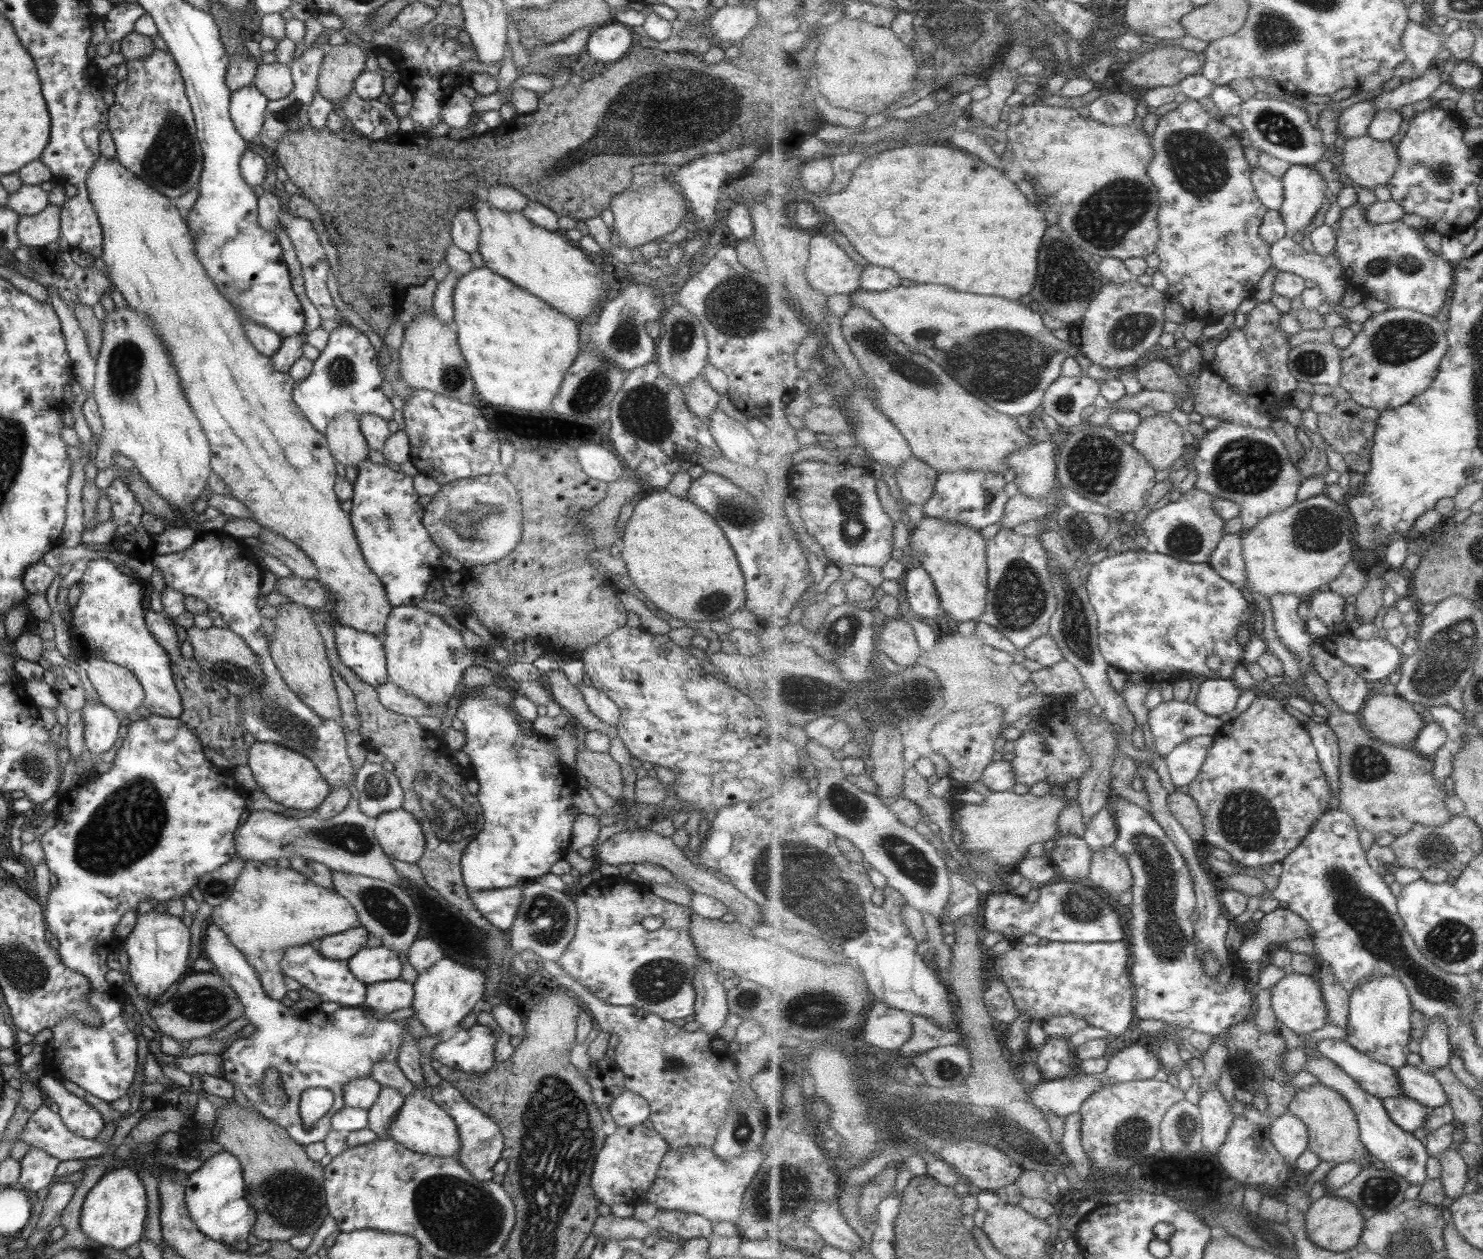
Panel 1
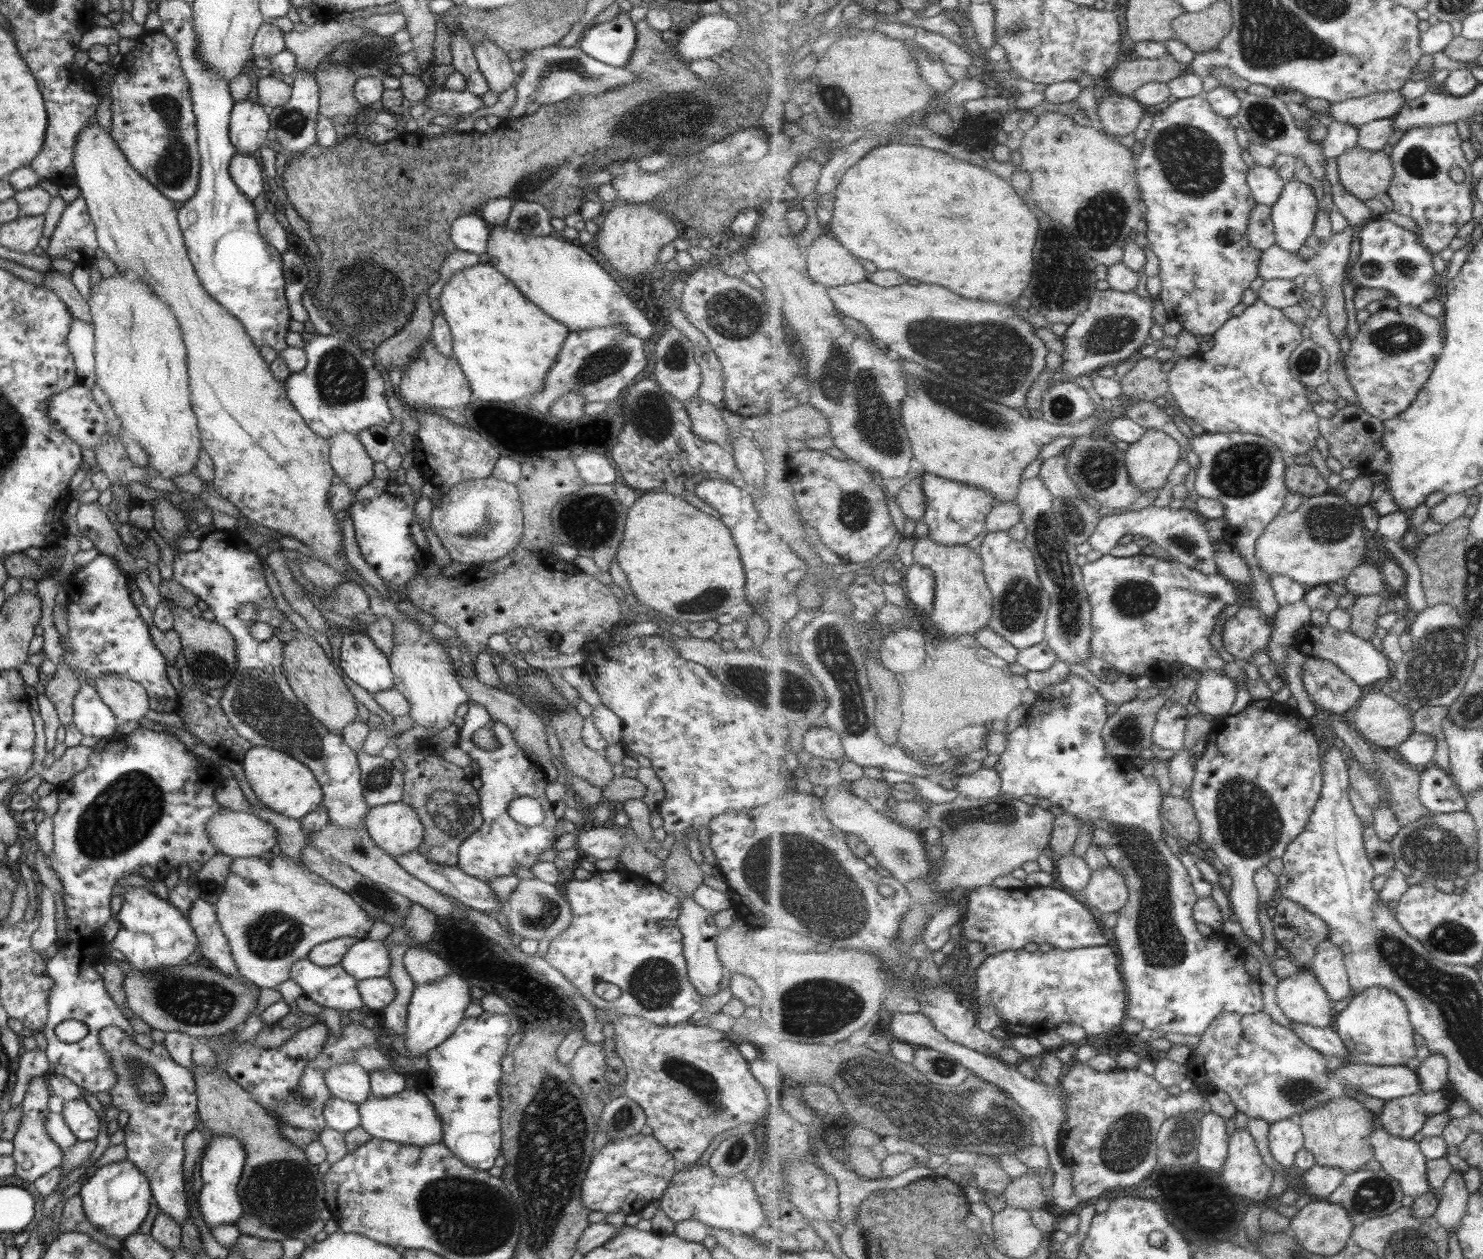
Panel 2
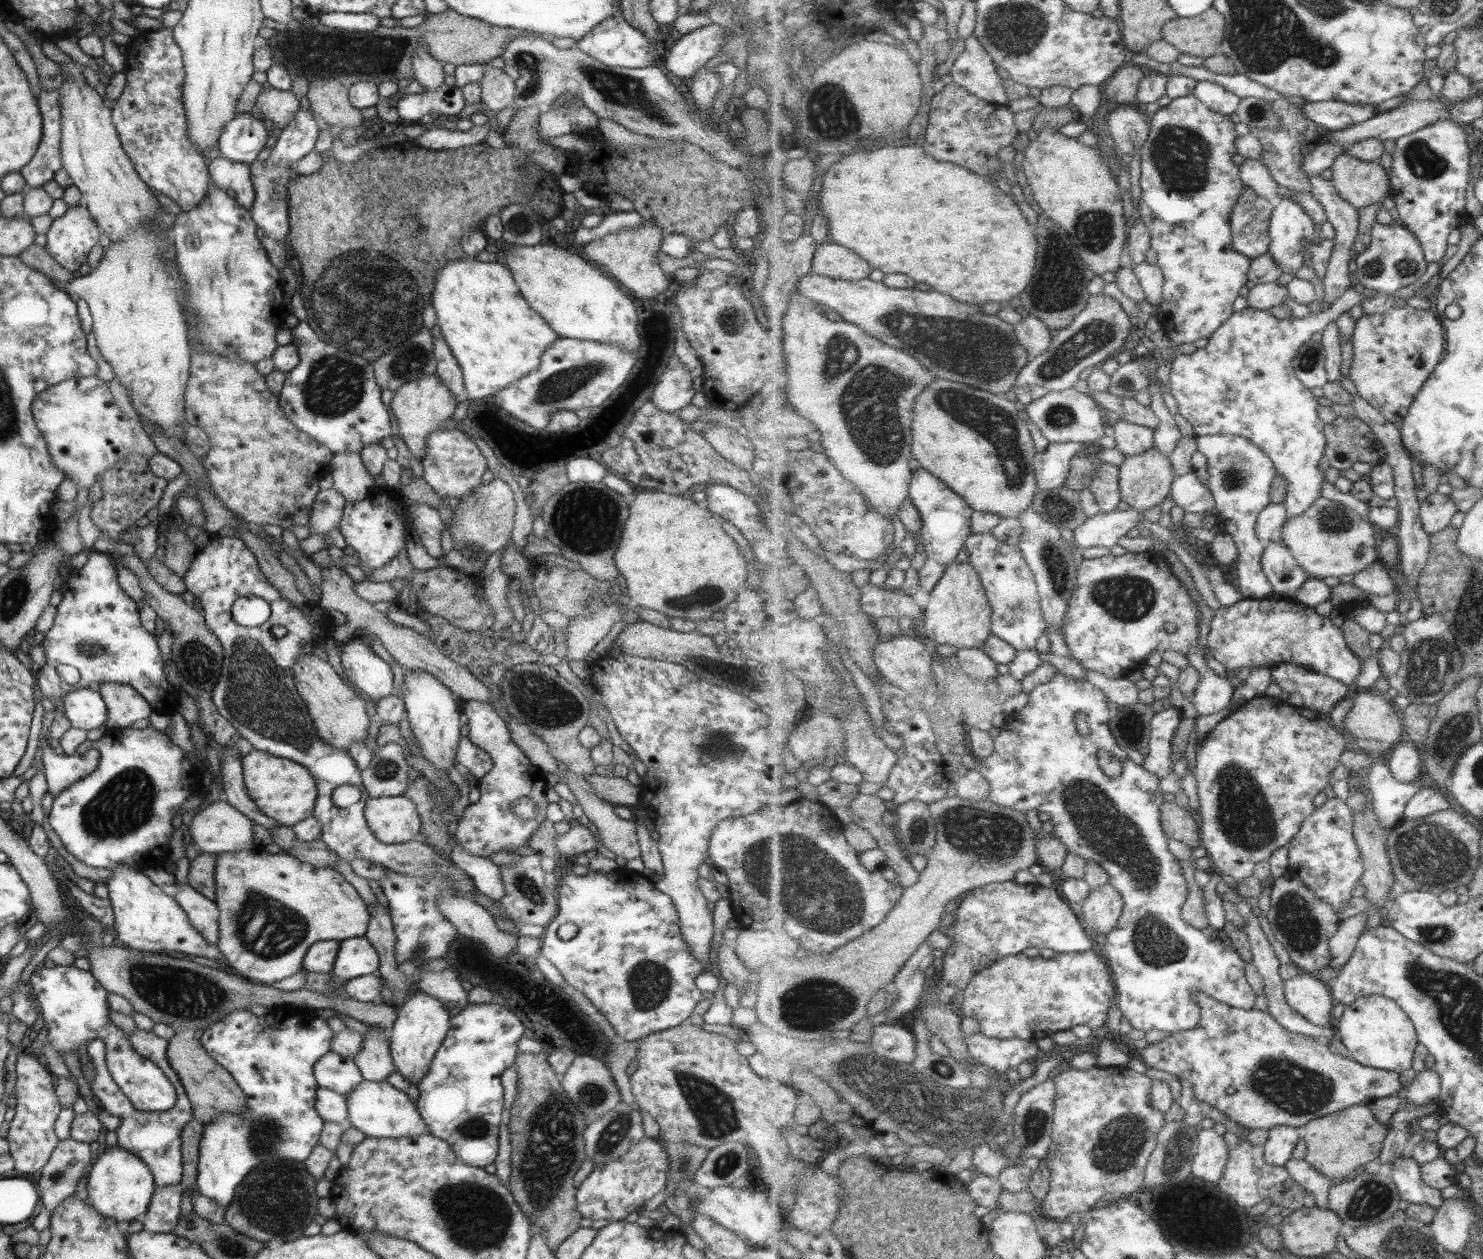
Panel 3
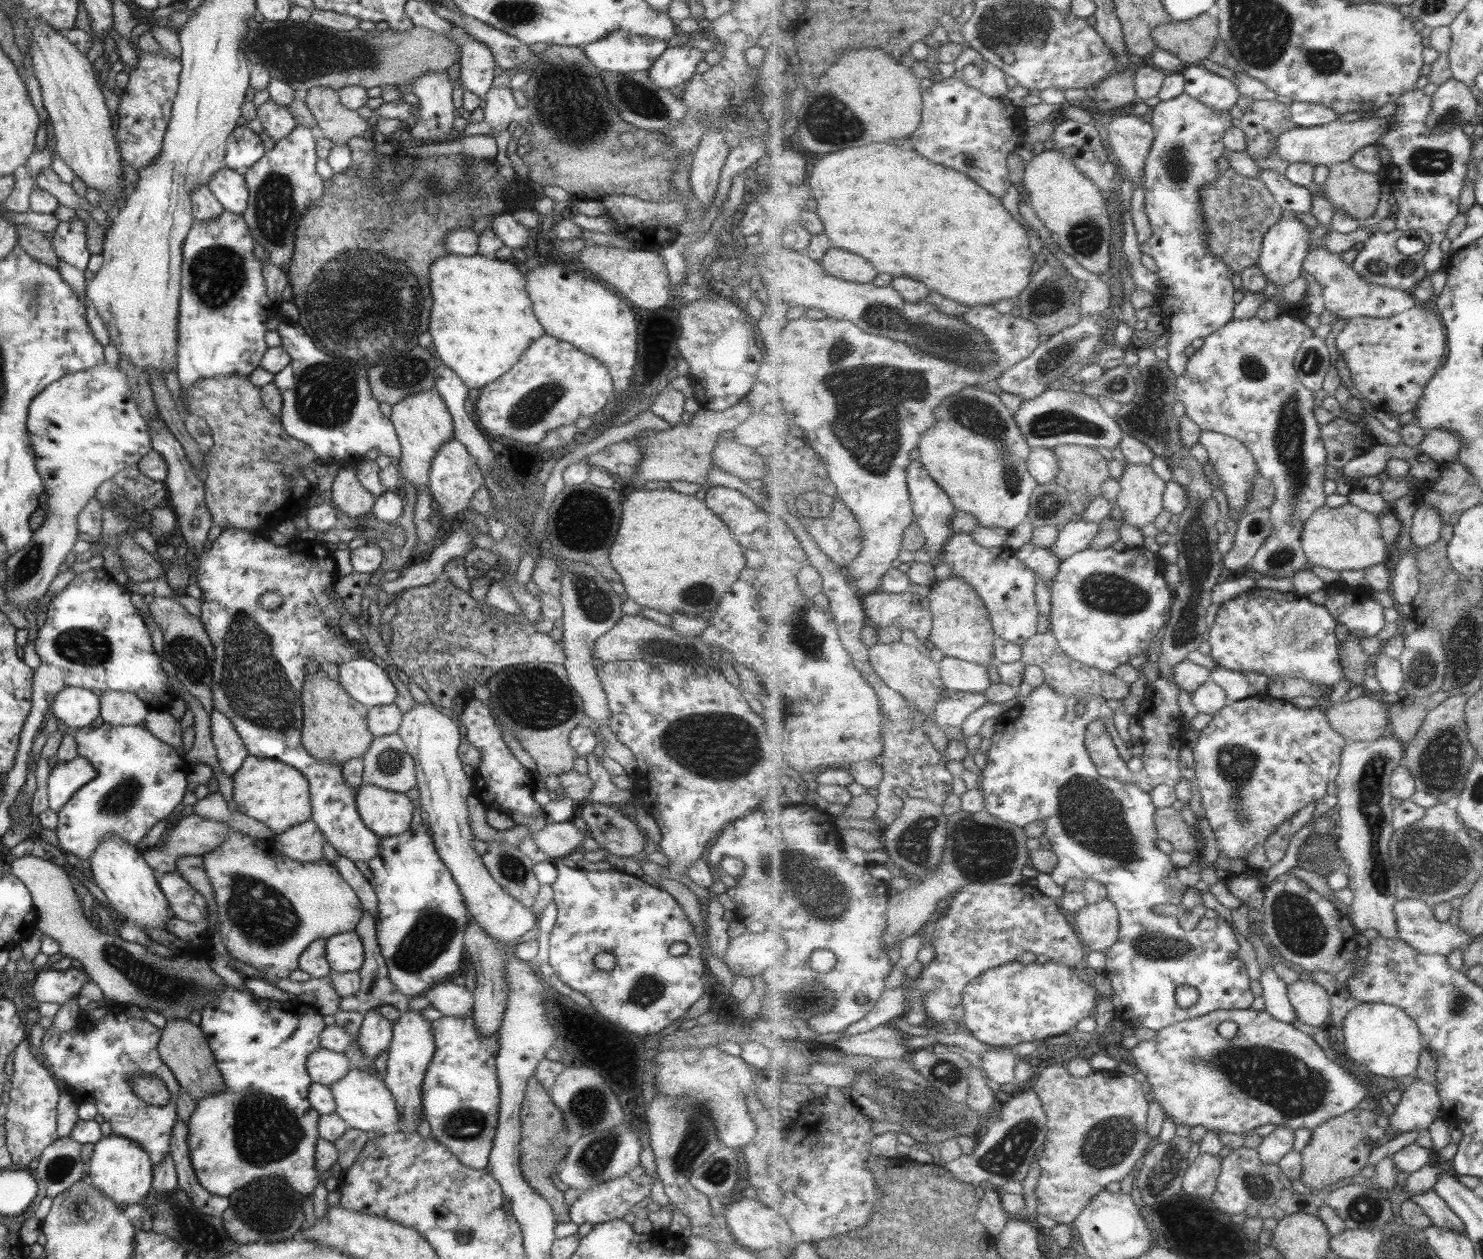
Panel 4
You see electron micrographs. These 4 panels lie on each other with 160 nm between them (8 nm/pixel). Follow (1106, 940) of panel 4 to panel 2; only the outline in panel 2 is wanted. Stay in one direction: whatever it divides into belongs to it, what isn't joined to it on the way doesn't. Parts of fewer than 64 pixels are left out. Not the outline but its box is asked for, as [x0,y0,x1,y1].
[1084,865,1129,917]

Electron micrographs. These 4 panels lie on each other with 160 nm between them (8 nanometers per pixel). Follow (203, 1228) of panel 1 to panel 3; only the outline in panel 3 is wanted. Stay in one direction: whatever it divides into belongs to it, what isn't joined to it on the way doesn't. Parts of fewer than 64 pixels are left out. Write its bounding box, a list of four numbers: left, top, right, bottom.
[196,1009,333,1210]

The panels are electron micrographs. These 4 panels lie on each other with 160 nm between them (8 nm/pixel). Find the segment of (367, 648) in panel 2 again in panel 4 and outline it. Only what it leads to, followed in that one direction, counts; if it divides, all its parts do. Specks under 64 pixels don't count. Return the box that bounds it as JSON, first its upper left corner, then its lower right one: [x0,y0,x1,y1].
[338,653,395,708]

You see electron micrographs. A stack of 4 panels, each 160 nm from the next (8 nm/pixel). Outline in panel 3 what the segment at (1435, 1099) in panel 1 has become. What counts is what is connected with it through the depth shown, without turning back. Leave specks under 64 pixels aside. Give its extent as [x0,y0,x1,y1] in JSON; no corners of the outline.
[1142,994,1407,1130]

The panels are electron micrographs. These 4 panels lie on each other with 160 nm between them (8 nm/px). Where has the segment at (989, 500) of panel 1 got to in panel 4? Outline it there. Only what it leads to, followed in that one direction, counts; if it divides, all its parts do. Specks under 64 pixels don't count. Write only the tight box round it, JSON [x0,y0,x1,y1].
[909,458,959,564]

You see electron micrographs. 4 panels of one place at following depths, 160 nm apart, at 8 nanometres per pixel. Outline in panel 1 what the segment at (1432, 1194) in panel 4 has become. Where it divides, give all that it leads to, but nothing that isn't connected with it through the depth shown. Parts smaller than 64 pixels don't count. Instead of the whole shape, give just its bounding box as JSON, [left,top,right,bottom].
[1303,1055,1430,1184]

